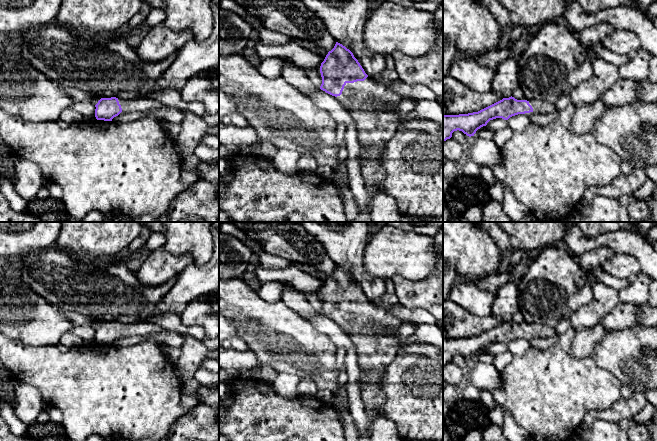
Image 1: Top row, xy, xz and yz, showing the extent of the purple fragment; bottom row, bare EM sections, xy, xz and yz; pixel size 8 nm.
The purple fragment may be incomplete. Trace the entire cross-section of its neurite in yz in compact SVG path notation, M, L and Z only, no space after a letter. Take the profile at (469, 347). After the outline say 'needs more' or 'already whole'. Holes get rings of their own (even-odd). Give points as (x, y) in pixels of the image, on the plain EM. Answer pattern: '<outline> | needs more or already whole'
M514 321L502 324L478 335L468 338L443 339L443 366L452 361L454 355L462 355L467 360L474 360L476 355L486 350L490 344L510 341L530 336L548 338L556 335L554 328L540 323L517 324Z | needs more

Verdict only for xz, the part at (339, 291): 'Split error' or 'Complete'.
Split error

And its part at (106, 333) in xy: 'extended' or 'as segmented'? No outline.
extended

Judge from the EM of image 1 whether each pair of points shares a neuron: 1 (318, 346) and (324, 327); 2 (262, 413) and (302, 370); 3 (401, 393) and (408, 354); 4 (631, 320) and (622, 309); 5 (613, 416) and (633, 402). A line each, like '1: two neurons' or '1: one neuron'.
1: two neurons
2: two neurons
3: one neuron
4: one neuron
5: one neuron

